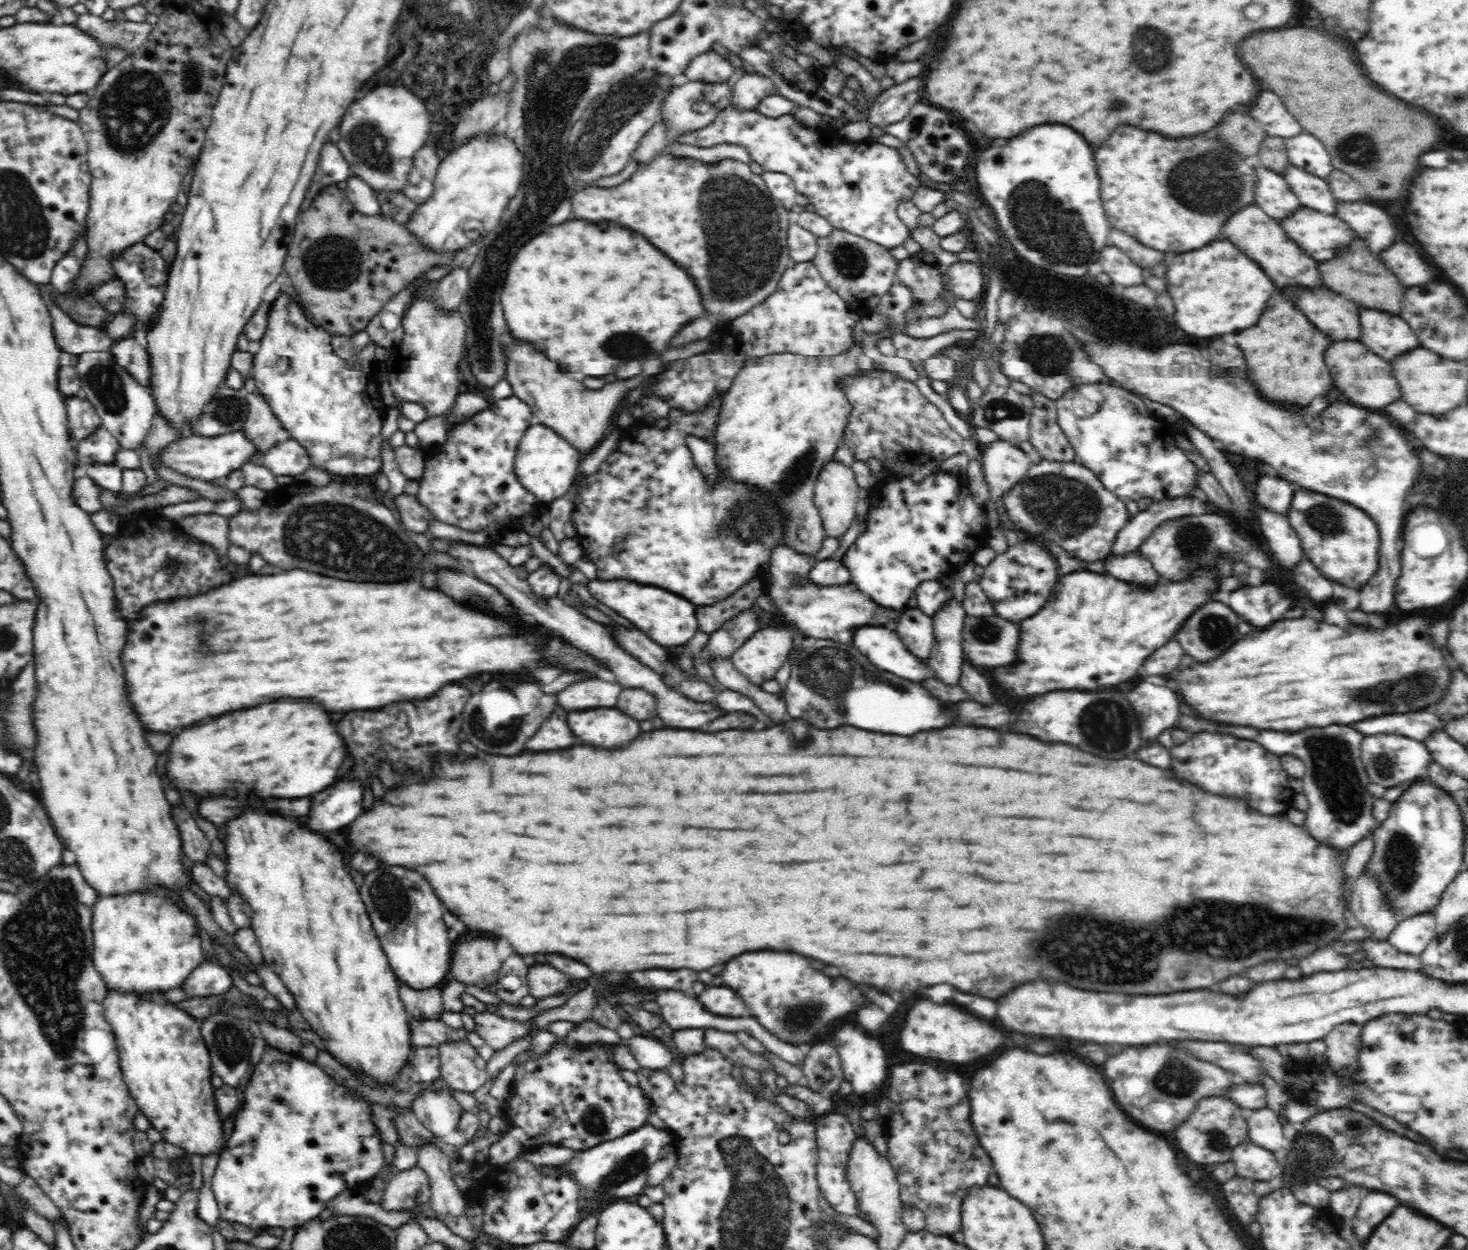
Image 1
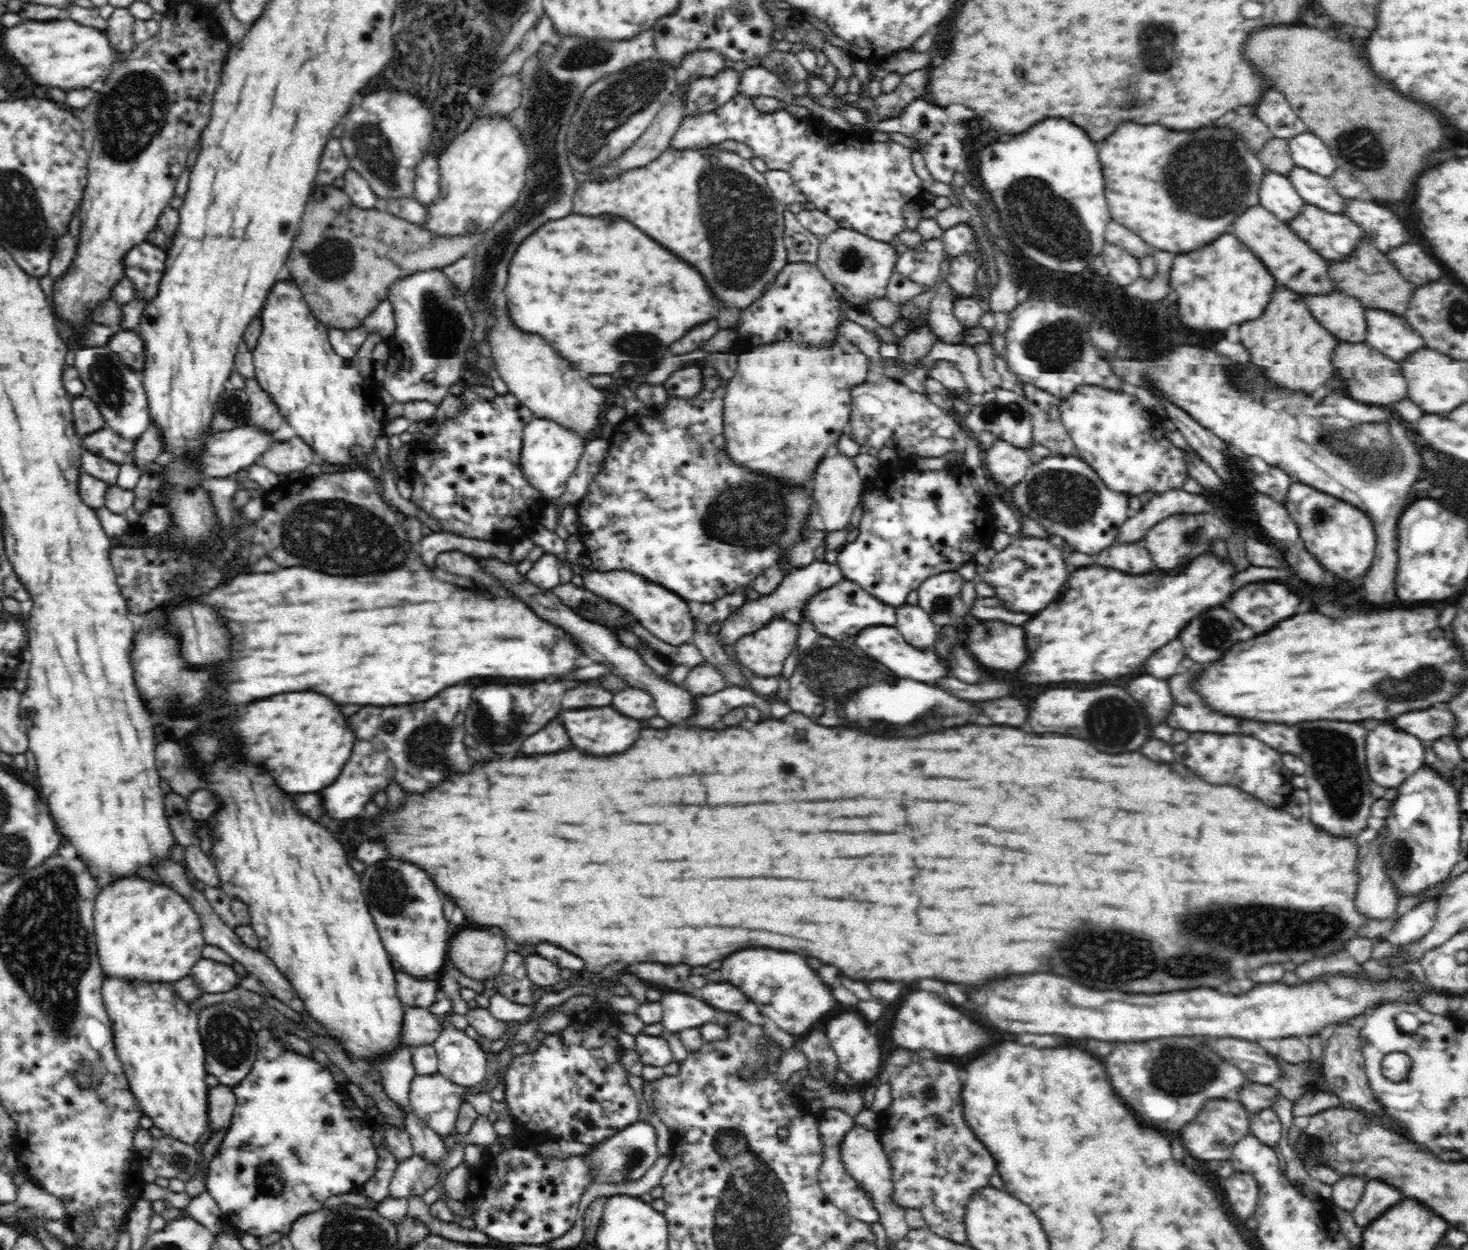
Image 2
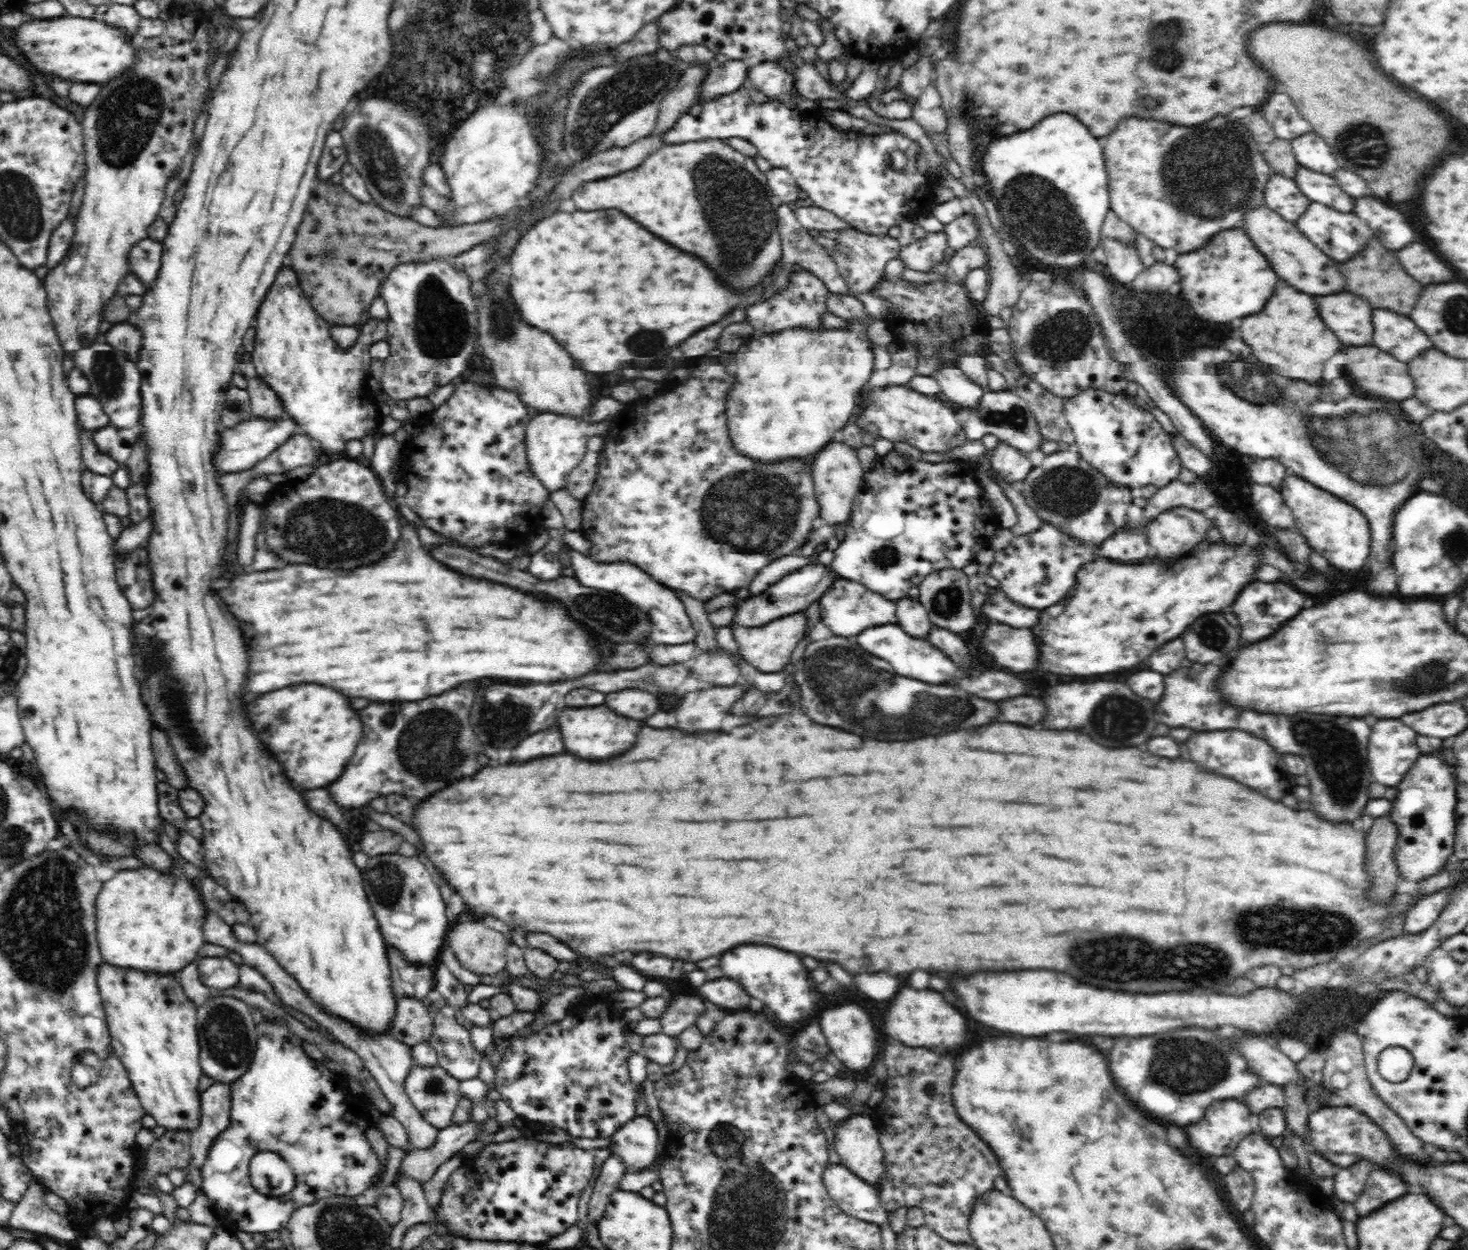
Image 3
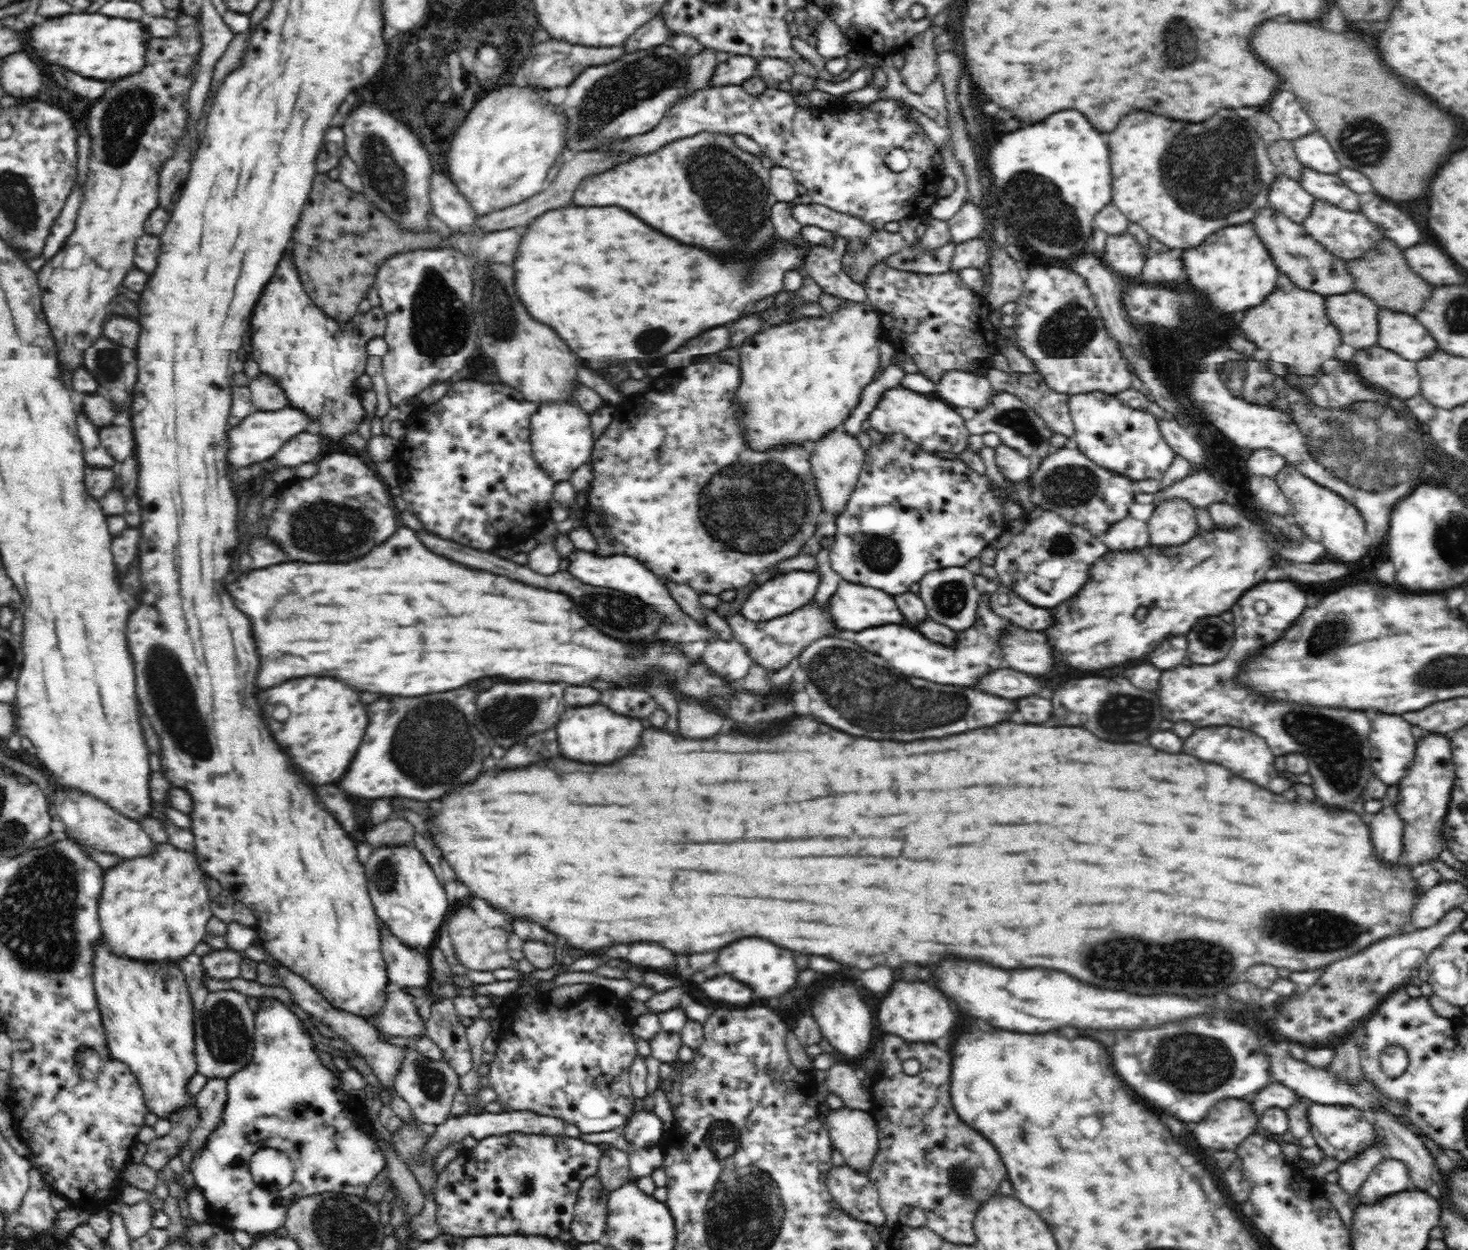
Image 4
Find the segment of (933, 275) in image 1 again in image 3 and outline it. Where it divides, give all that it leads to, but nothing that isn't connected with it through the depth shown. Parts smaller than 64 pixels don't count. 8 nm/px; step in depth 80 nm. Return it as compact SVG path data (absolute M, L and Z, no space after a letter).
M928 233L925 238L901 247L898 257L906 269L928 274L943 262L946 246L946 233Z

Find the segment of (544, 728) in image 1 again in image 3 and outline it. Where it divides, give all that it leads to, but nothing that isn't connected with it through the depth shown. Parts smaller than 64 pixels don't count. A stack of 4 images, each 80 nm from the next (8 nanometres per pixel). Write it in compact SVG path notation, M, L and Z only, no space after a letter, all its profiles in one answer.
M550 728L522 740L514 748L512 760L532 760L536 756L550 756L550 754L560 754L560 752L564 752L564 744L560 744L560 730Z

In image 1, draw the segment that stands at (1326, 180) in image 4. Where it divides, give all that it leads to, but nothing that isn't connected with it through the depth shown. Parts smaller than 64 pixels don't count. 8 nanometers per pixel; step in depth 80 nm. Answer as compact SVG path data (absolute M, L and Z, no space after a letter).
M1290 165L1282 173L1292 193L1298 197L1301 206L1316 209L1318 212L1334 215L1338 200L1332 195L1327 181L1306 170Z

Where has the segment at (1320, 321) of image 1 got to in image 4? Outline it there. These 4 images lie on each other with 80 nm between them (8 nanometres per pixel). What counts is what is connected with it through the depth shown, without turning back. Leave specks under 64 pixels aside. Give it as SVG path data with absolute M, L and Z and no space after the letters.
M1356 292L1328 296L1328 318L1340 328L1342 342L1356 350L1377 344L1378 310L1372 300Z

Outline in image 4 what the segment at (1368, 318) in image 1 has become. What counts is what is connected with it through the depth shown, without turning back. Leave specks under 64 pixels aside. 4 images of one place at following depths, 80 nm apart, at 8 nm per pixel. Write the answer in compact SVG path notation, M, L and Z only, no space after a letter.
M1380 310L1380 336L1377 344L1389 351L1399 353L1404 360L1418 361L1426 359L1434 351L1438 351L1438 343L1432 338L1428 329L1420 324L1419 319L1400 312L1390 312L1390 310Z

